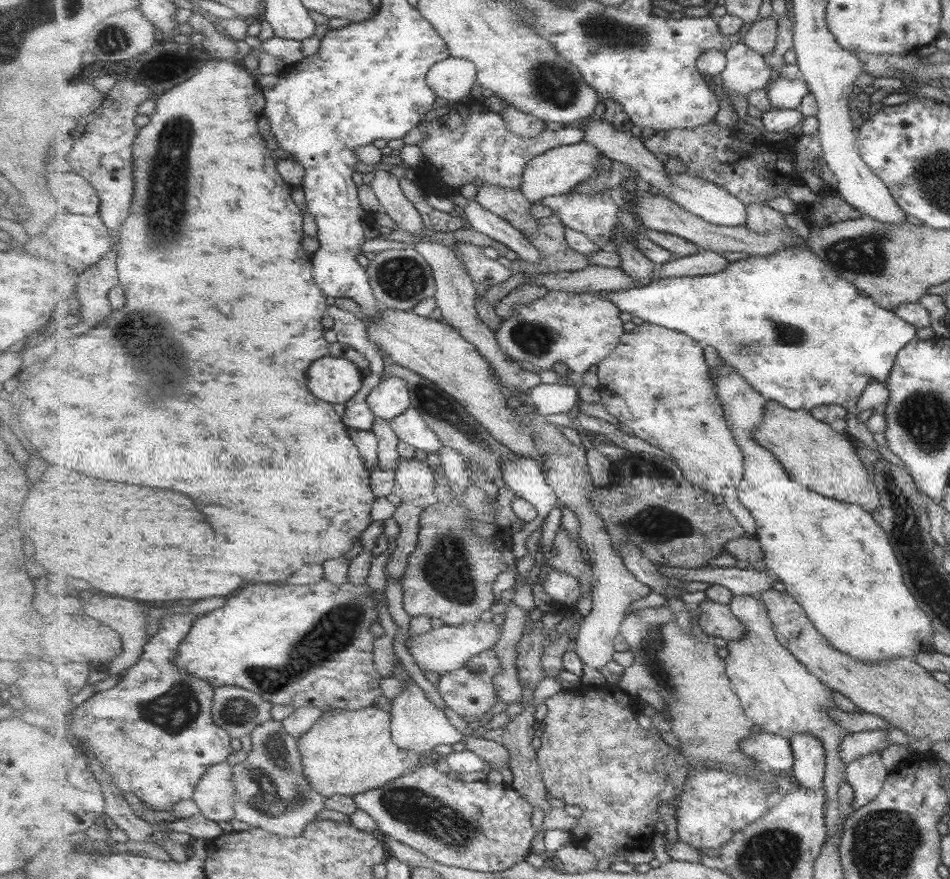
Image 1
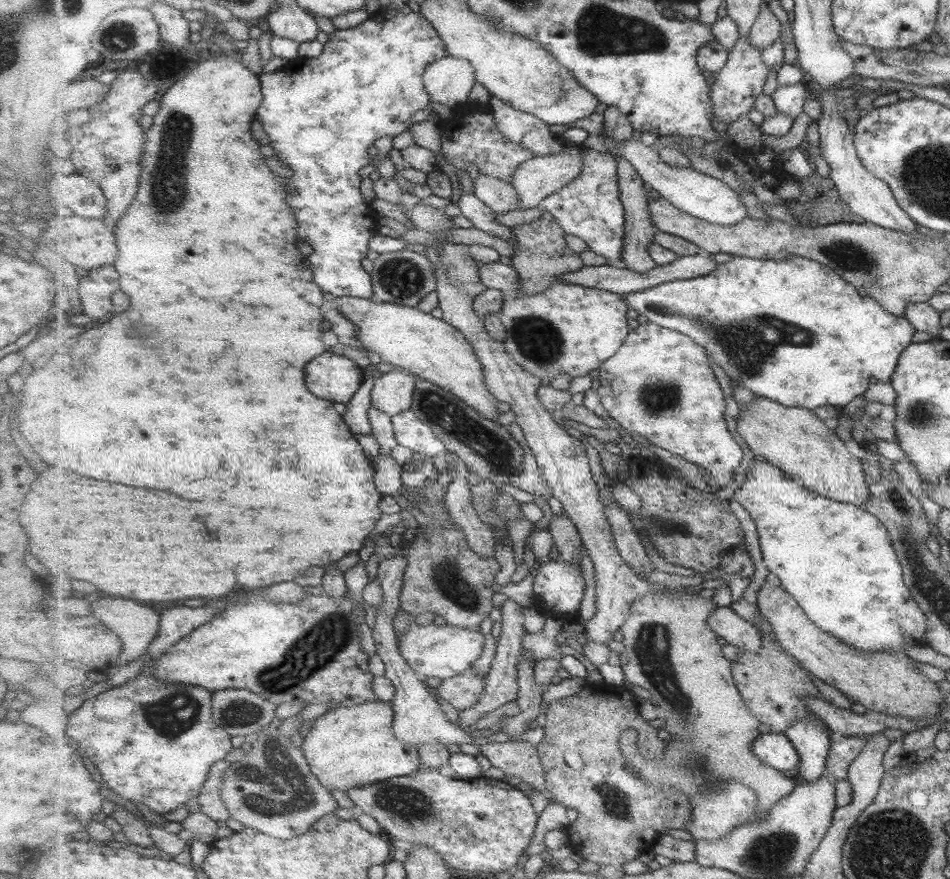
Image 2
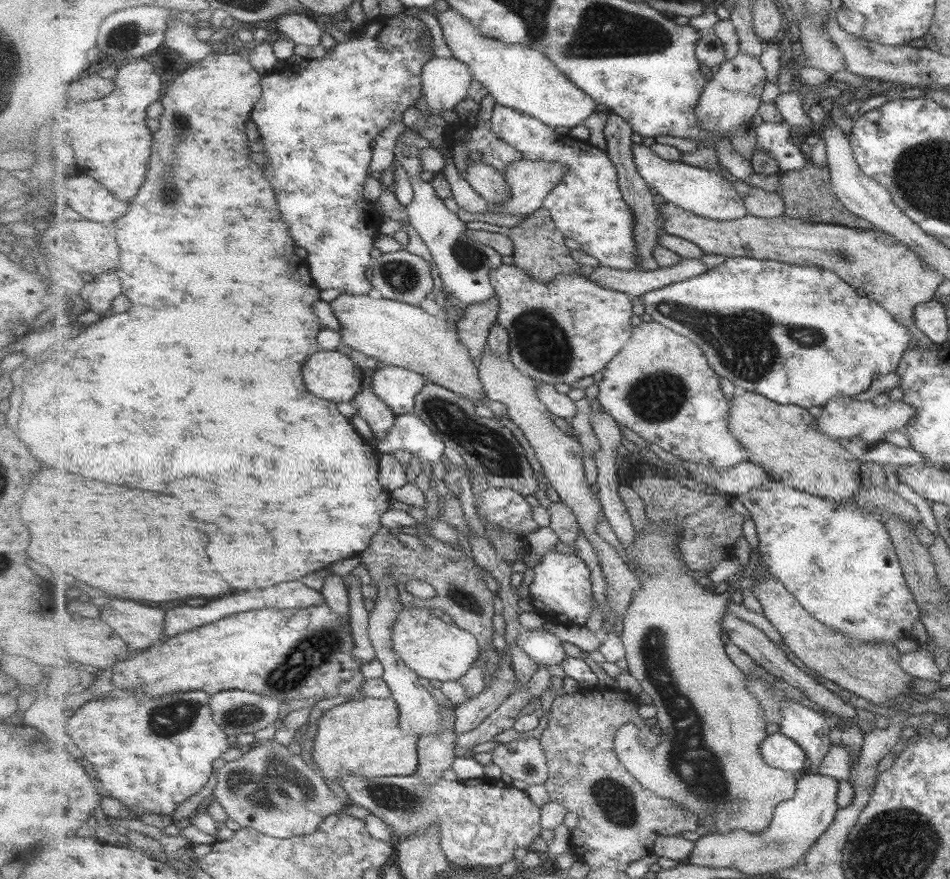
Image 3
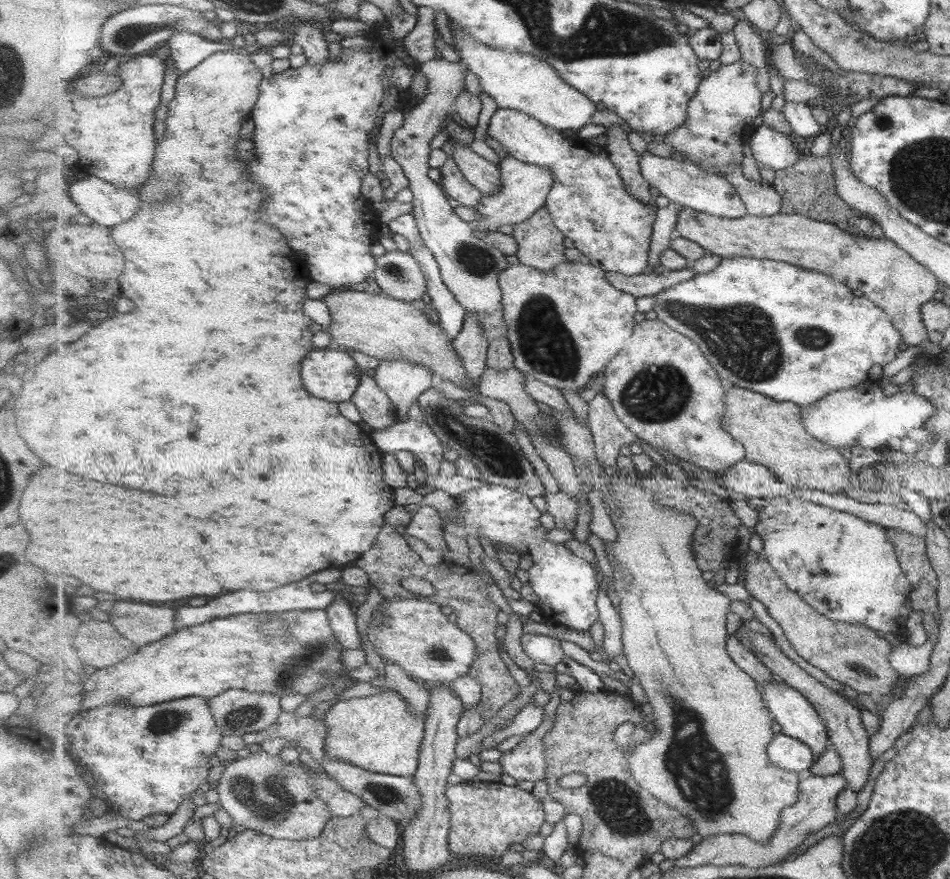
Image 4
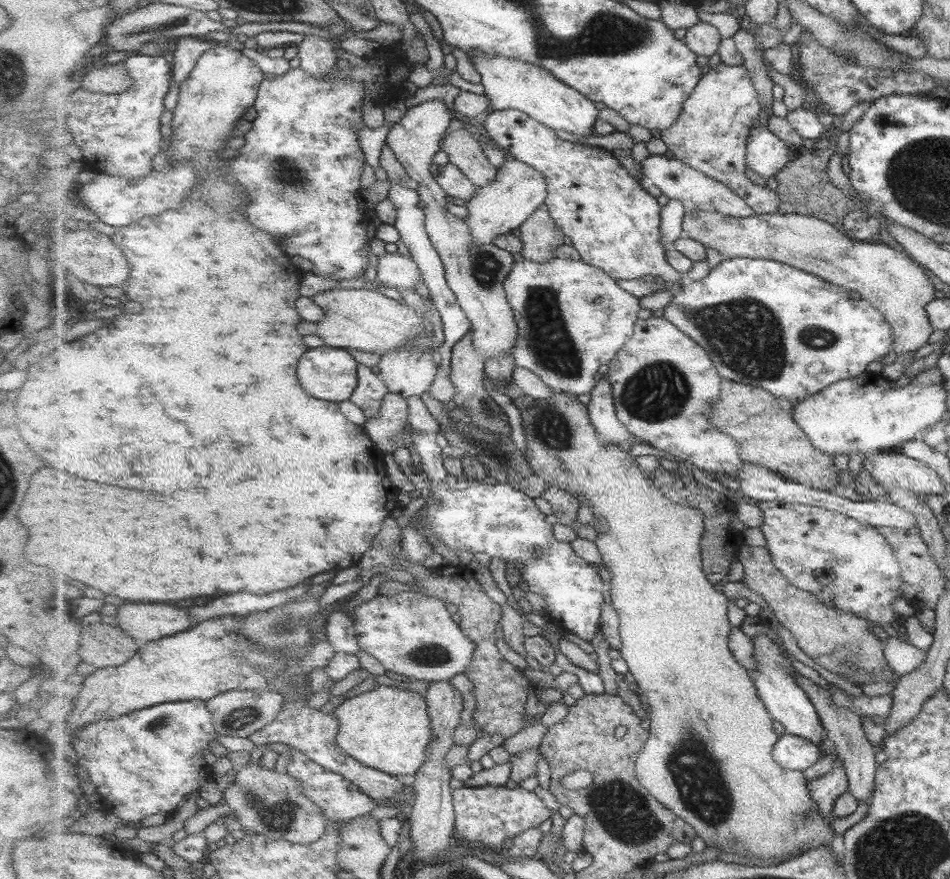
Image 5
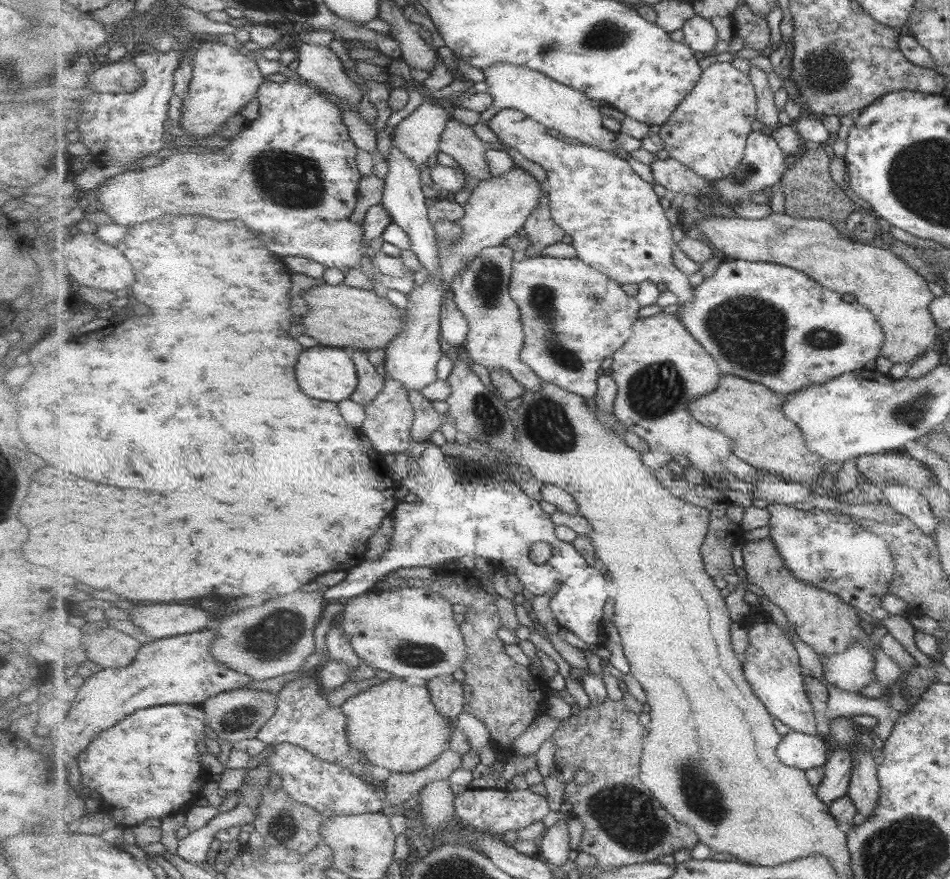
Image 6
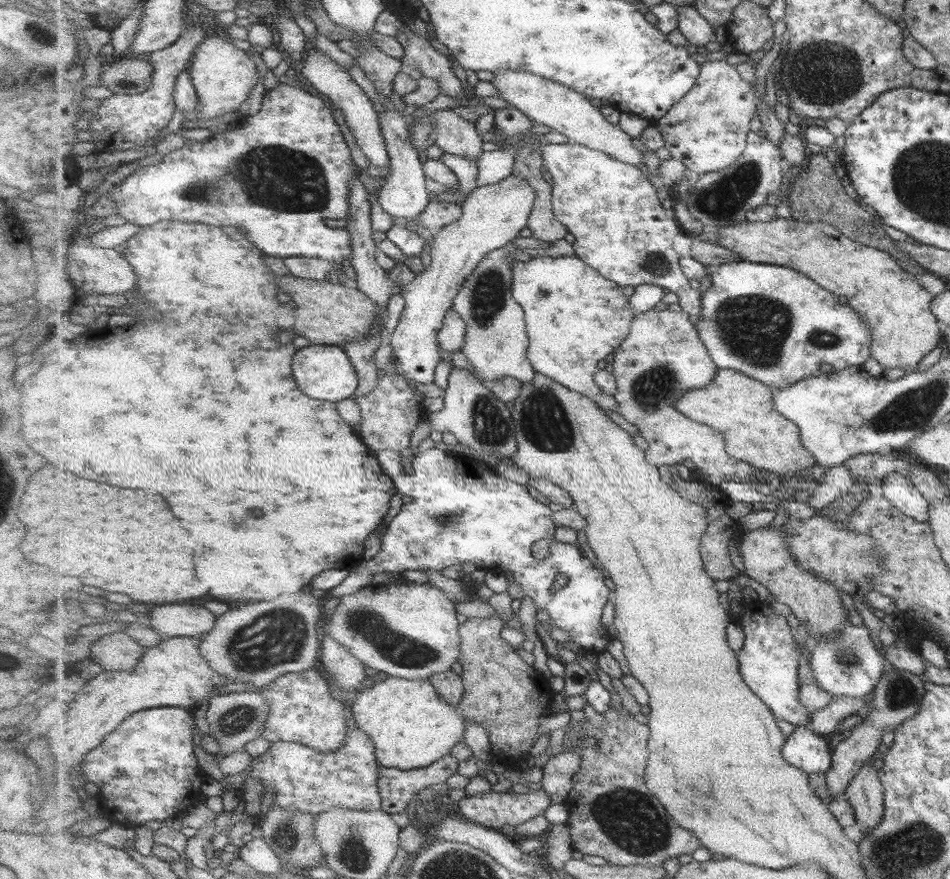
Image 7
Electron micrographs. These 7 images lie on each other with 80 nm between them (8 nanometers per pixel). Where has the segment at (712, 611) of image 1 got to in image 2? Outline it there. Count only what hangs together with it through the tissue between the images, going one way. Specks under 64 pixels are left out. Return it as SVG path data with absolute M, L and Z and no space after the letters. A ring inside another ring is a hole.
M730 607L715 608L715 614L708 620L708 625L724 643L750 651L762 649L762 633L759 627L743 619Z

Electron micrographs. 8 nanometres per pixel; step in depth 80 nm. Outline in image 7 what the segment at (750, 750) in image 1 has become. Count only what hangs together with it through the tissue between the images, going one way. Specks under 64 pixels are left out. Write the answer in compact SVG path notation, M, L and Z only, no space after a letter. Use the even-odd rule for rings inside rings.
M794 726L794 731L785 738L783 757L793 766L807 773L825 773L832 765L828 740L809 730L807 726Z

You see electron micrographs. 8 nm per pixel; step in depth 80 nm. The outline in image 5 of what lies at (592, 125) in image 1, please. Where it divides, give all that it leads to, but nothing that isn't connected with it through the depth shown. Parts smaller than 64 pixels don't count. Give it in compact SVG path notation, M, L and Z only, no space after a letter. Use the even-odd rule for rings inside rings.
M649 154L641 161L641 169L647 181L656 186L669 200L691 200L699 208L712 209L735 218L747 218L756 213L730 186L703 174L703 171L695 167L687 166L682 160Z

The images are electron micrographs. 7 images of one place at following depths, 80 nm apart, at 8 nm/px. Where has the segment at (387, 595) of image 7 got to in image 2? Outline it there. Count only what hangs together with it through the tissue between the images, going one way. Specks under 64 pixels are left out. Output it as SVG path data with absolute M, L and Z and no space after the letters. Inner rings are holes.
M410 616L409 627L400 638L401 654L405 660L425 677L435 676L441 680L454 677L470 669L479 660L485 648L485 633L480 629L463 628L449 624L420 626L415 616Z

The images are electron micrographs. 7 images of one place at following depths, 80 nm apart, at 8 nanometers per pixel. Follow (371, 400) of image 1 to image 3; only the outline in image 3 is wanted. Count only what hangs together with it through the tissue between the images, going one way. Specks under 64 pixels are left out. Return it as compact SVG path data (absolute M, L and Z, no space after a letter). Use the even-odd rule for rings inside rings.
M385 364L374 373L371 385L372 391L379 398L382 398L383 402L386 402L396 415L406 415L413 412L416 405L416 396L426 382L426 378L418 372Z

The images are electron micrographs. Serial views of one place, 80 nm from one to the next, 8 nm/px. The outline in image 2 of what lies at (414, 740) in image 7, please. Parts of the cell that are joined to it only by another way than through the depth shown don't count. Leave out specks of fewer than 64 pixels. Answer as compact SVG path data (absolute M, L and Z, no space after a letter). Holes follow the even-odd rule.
M391 701L339 706L314 720L301 745L312 773L332 793L348 793L356 786L412 775L422 767L417 746L401 742L394 733Z

